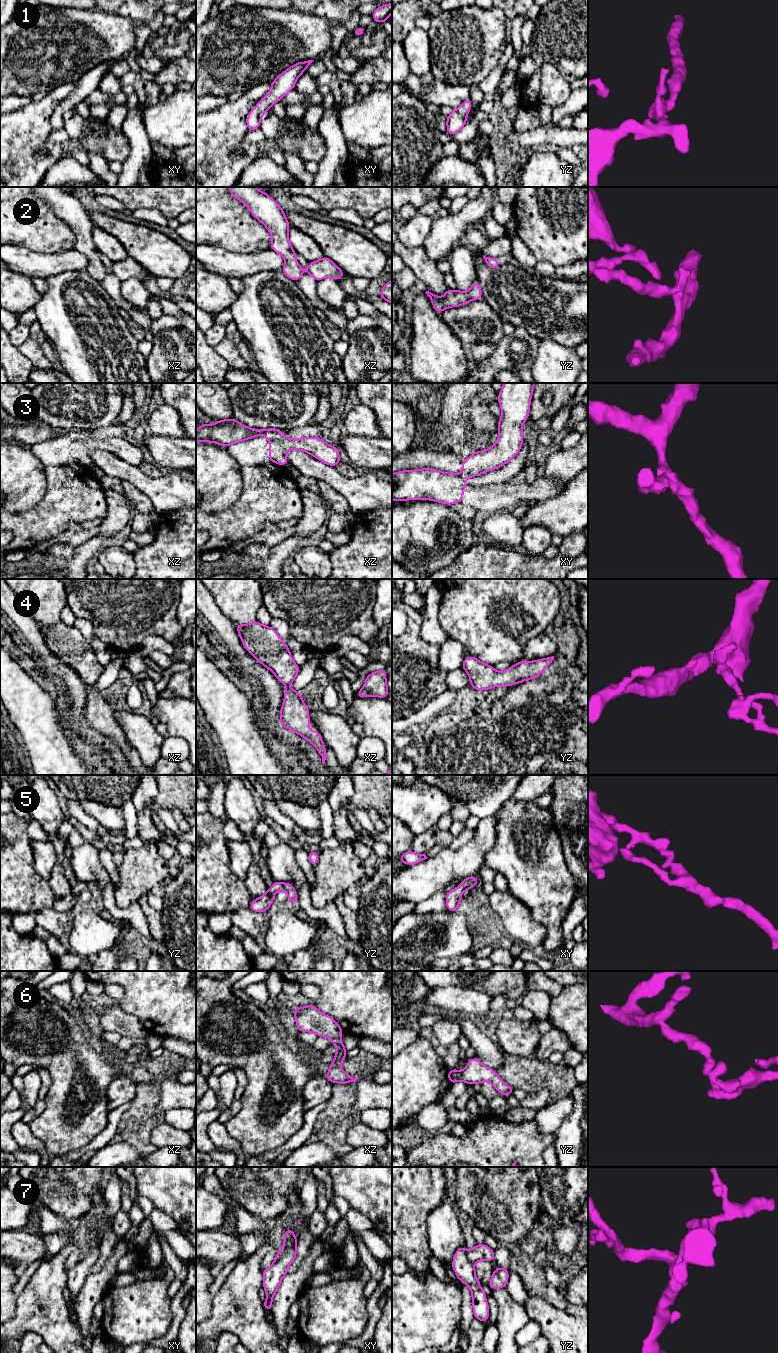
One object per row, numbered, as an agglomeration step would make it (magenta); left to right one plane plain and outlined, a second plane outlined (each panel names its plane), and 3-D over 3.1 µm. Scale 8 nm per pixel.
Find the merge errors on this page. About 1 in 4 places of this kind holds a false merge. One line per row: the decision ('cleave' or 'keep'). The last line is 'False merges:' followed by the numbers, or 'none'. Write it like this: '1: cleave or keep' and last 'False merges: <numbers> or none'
1: keep
2: keep
3: cleave
4: keep
5: keep
6: keep
7: cleave
False merges: 3, 7

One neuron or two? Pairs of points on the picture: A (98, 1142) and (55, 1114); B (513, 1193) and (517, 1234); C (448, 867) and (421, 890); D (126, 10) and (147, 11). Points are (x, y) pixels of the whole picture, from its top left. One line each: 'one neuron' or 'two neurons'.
A: two neurons
B: one neuron
C: one neuron
D: one neuron

